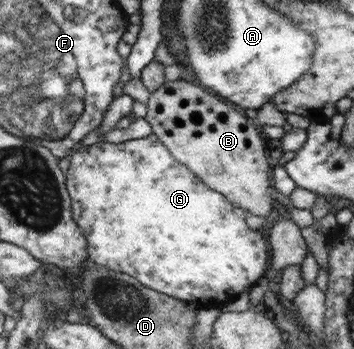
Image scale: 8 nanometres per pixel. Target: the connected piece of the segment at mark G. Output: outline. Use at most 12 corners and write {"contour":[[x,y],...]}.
{"contour":[[156,135],[67,173],[91,262],[224,305],[265,229]]}

